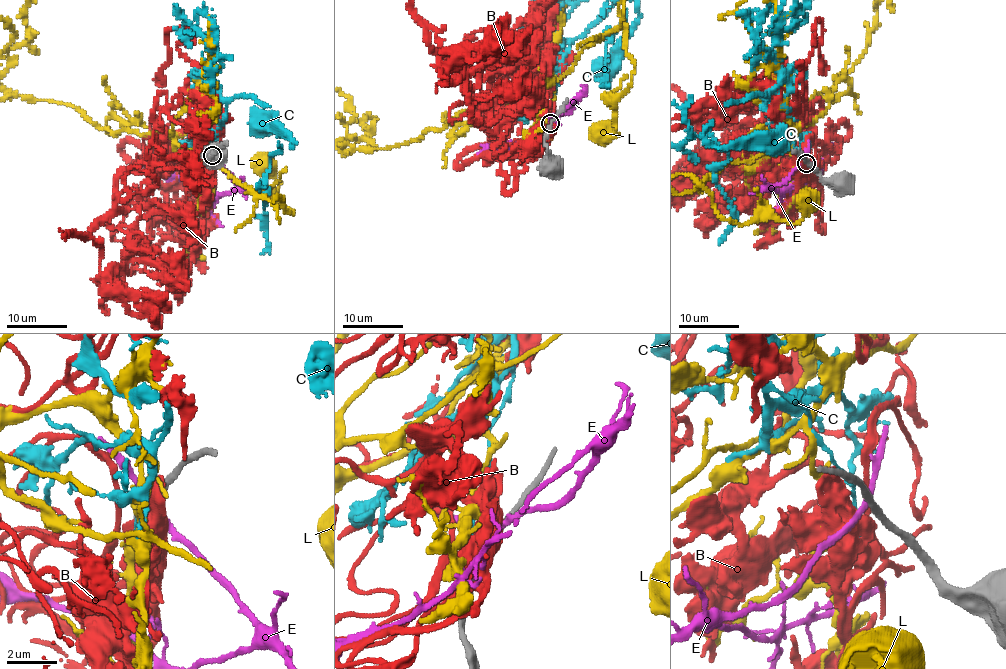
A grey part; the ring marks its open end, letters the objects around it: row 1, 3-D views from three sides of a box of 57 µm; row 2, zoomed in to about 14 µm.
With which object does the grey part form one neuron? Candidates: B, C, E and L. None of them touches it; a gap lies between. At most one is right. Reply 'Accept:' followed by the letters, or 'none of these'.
Accept: none of these

